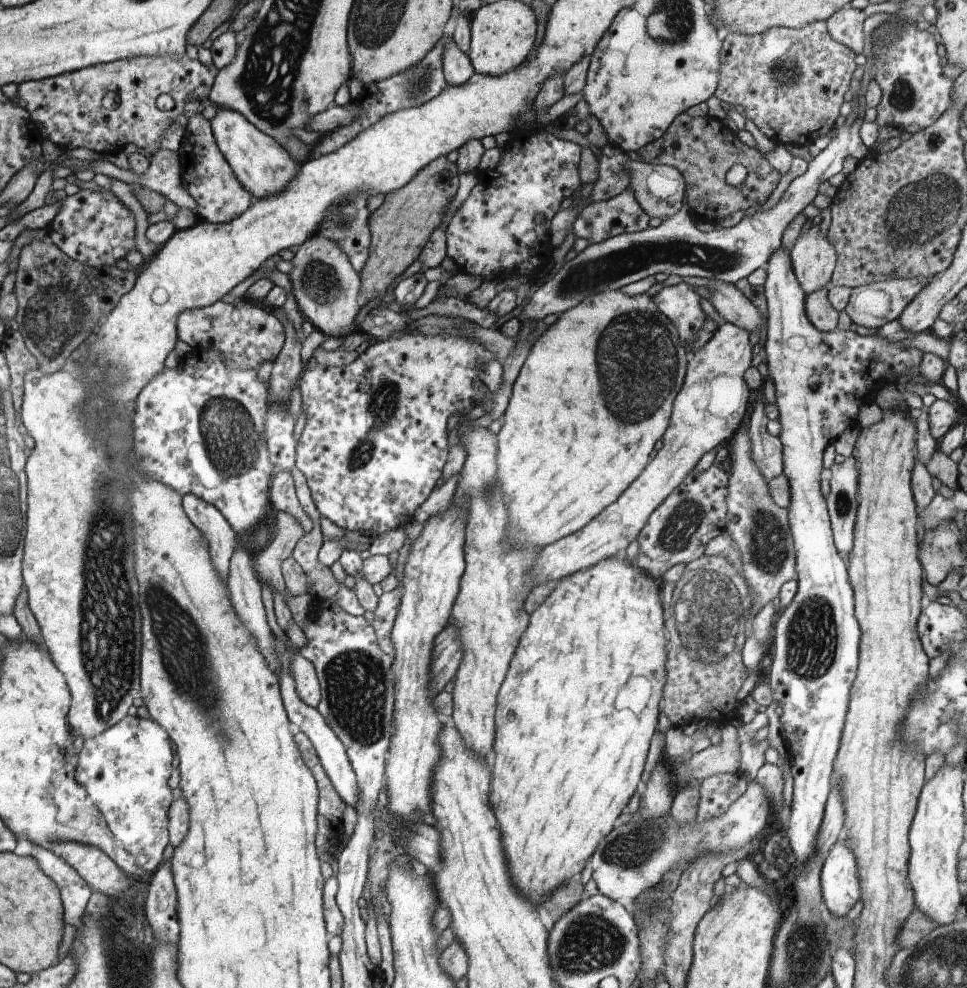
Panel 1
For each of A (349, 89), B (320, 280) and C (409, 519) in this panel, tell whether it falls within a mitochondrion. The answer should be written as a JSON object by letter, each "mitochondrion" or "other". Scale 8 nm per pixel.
{"A":"other","B":"mitochondrion","C":"other"}

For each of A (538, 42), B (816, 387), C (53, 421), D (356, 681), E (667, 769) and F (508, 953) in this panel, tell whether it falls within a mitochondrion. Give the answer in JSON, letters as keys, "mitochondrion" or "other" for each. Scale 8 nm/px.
{"A":"other","B":"mitochondrion","C":"other","D":"mitochondrion","E":"other","F":"other"}

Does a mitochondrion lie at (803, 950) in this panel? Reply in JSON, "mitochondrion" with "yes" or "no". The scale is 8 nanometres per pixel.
{"mitochondrion":"yes"}

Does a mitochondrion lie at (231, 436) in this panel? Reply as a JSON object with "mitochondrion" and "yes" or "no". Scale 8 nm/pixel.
{"mitochondrion":"yes"}

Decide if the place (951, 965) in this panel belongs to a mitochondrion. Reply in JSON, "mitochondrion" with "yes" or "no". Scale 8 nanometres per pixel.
{"mitochondrion":"yes"}

